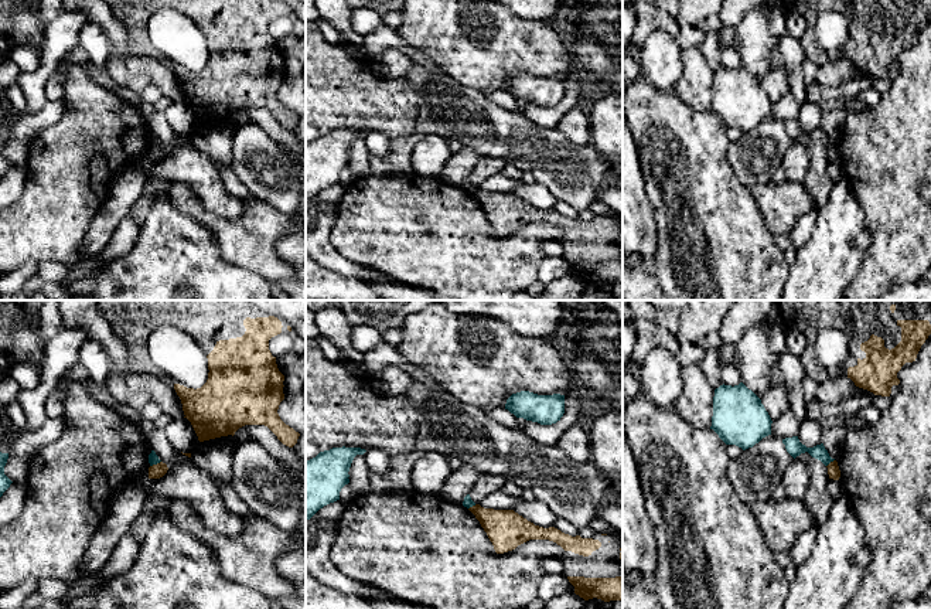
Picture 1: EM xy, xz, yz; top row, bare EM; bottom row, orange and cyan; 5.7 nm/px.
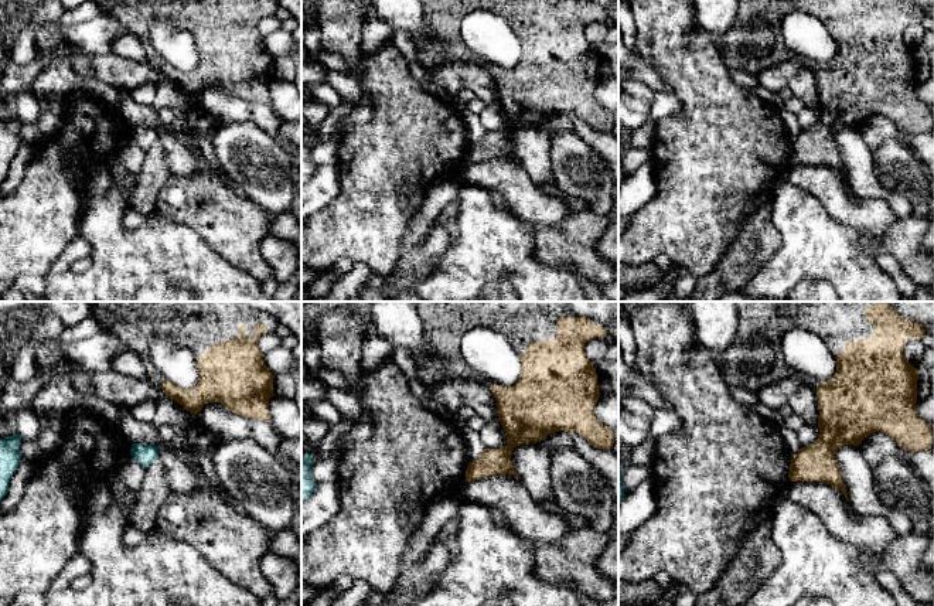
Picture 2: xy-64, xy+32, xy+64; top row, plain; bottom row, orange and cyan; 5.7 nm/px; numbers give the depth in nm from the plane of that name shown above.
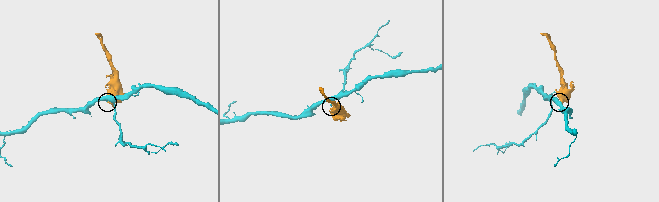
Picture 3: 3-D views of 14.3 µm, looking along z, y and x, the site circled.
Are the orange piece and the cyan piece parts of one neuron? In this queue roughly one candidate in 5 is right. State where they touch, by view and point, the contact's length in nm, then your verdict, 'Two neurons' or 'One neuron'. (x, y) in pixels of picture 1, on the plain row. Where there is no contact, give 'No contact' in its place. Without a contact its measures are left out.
Touches orange at xy (154, 148). Shared border 70 nm. Two neurons

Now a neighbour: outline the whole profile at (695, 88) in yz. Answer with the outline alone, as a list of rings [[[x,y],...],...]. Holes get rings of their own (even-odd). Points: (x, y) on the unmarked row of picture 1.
[[[699,47],[681,51],[683,72],[675,85],[675,93],[686,106],[699,112],[709,112],[713,99],[715,71],[709,67]]]

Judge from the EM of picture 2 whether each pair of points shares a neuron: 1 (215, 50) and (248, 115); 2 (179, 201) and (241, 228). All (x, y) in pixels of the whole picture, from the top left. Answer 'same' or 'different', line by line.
1: different
2: same

